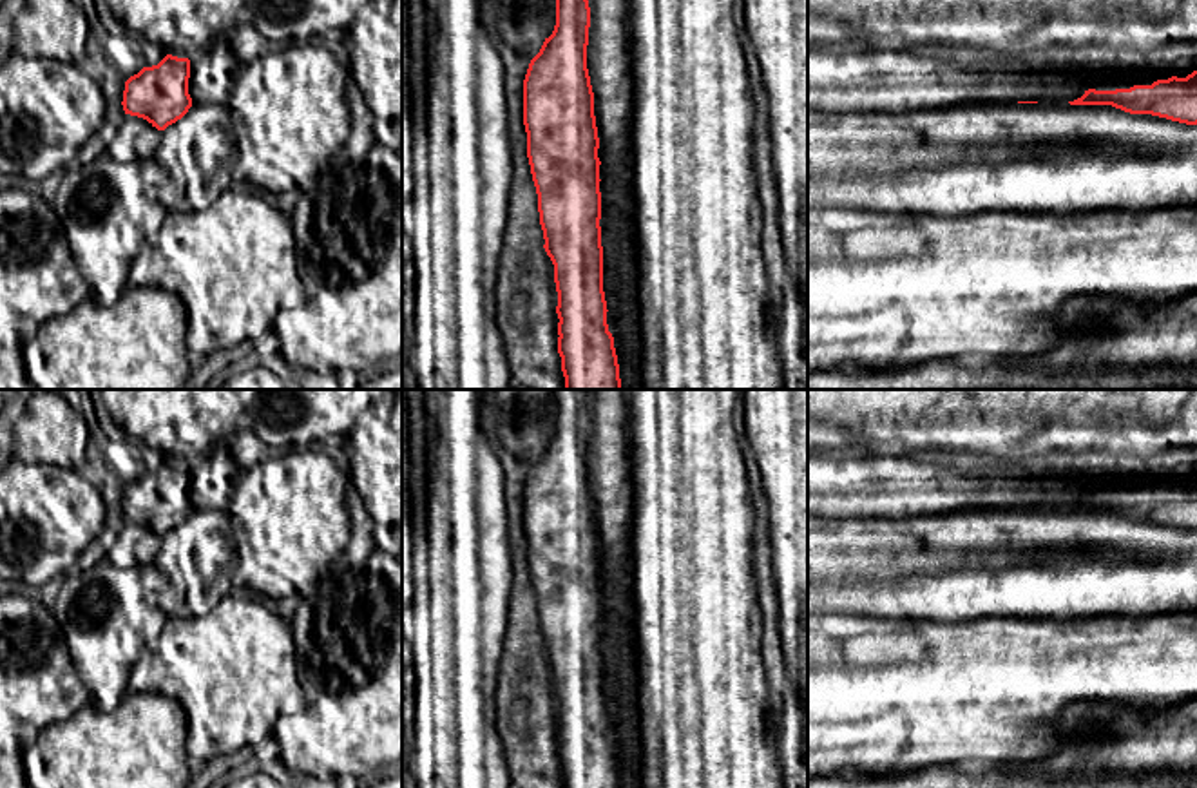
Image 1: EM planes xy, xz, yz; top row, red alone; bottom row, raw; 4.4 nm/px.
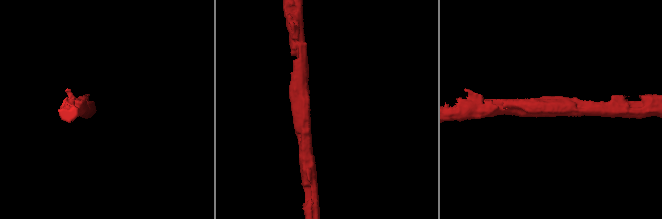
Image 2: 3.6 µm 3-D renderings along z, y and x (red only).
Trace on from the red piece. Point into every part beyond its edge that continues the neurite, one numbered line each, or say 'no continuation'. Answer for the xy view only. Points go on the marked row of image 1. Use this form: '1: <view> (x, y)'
no continuation

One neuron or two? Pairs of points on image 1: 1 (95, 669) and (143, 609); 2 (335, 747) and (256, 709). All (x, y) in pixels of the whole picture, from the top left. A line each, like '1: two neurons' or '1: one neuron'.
1: one neuron
2: two neurons

